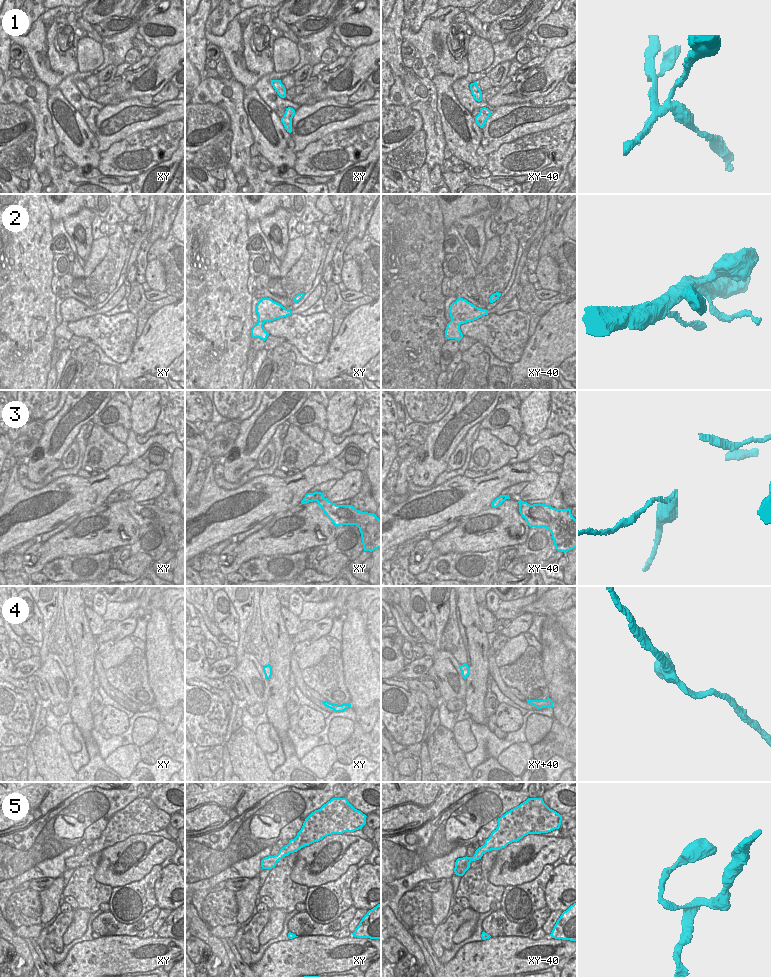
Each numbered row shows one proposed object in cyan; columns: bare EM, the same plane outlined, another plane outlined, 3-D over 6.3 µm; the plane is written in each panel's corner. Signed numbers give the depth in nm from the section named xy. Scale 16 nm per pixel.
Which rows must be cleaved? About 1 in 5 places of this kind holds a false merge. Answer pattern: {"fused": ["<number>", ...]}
{"fused": ["1", "3"]}

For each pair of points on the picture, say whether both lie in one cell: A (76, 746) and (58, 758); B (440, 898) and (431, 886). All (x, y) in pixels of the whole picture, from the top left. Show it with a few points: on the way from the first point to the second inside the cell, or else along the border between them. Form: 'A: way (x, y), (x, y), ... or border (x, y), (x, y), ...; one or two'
A: border (58, 733), (62, 746), (69, 753); two
B: border (448, 880), (441, 888), (432, 893); two

